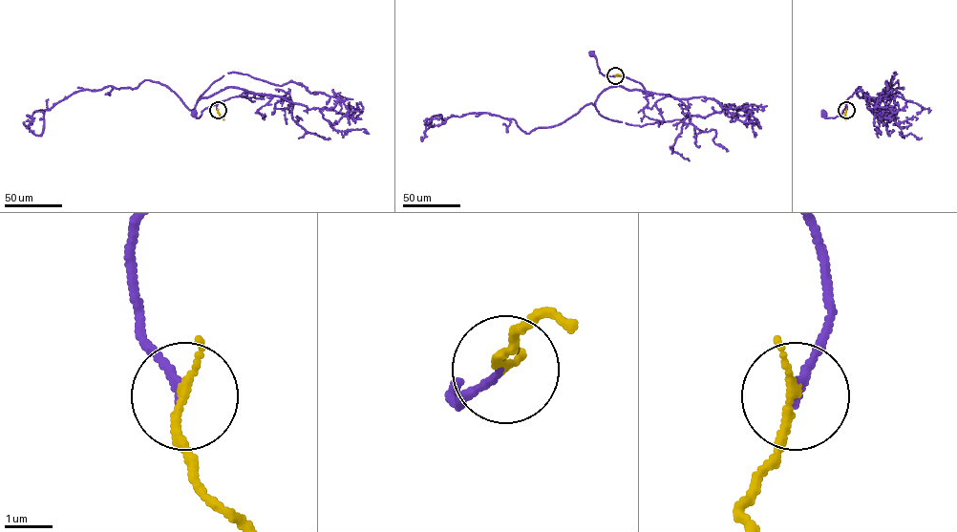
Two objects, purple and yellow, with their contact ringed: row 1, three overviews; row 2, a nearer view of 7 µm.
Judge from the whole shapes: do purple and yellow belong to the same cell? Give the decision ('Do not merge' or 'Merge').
Merge

